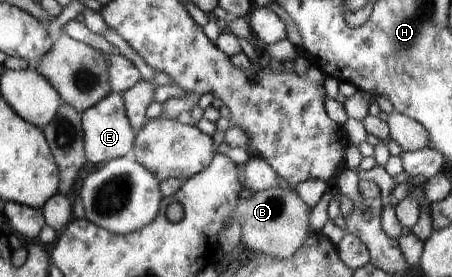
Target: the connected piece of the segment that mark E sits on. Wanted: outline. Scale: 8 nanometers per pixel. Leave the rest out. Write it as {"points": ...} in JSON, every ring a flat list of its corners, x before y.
{"points":[[111,92,104,100,84,111,80,116,84,135,84,150,88,162,106,164,111,160,132,154,136,135,128,122,121,94]]}

